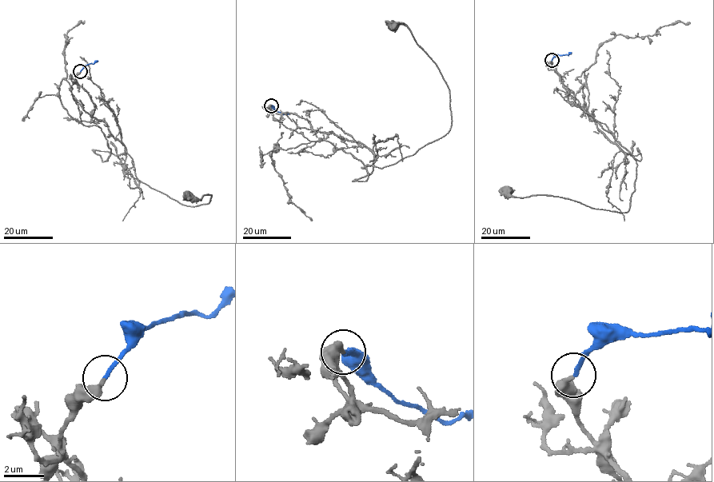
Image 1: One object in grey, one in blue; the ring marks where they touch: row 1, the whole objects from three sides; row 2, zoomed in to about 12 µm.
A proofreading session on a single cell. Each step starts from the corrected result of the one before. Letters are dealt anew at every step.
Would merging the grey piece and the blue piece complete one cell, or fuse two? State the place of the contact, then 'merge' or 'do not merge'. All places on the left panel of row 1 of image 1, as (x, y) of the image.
(80, 71) | merge

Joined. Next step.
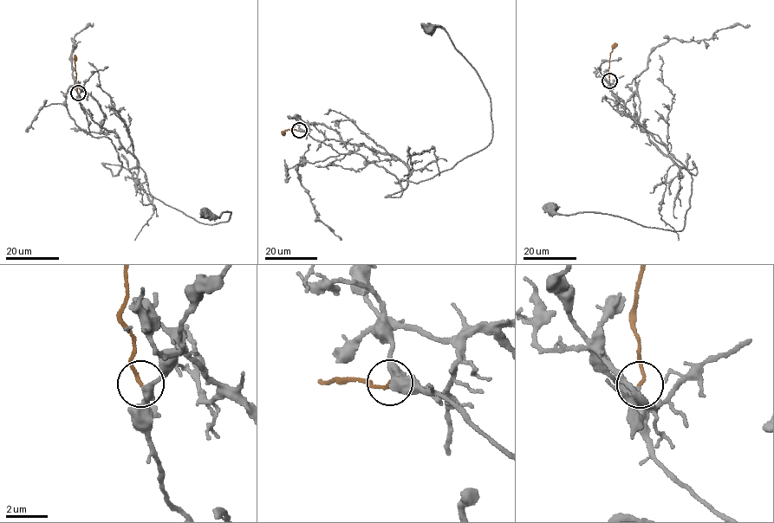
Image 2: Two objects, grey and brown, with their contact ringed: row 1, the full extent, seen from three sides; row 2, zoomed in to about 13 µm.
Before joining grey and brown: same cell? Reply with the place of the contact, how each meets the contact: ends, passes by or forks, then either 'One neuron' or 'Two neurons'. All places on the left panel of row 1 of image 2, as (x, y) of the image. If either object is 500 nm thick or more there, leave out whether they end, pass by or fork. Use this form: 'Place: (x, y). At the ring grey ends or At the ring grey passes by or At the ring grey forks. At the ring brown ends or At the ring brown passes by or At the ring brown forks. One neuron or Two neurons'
Place: (78, 93). At the ring grey passes by. At the ring brown ends. One neuron

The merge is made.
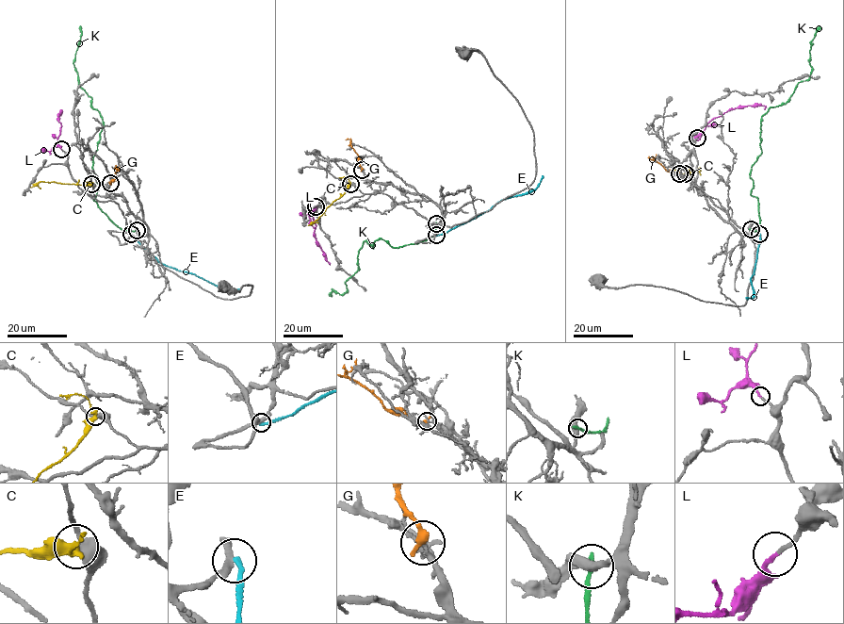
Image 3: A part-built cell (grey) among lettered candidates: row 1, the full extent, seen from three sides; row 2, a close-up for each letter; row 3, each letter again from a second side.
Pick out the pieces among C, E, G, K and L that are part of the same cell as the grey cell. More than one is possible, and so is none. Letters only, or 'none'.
L

